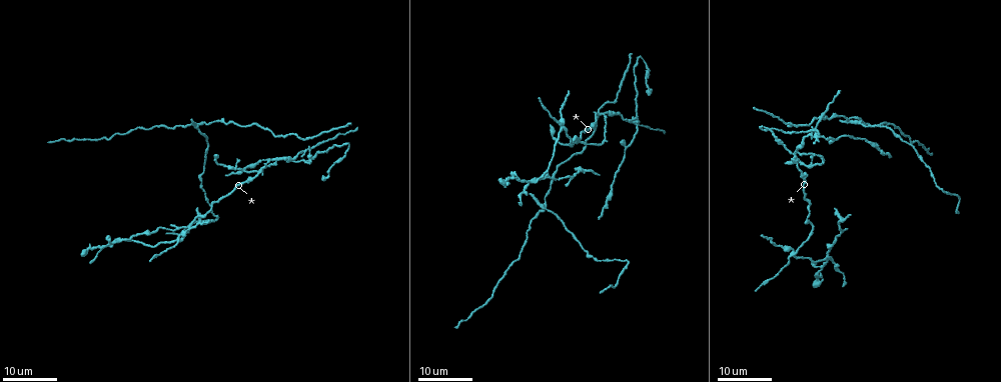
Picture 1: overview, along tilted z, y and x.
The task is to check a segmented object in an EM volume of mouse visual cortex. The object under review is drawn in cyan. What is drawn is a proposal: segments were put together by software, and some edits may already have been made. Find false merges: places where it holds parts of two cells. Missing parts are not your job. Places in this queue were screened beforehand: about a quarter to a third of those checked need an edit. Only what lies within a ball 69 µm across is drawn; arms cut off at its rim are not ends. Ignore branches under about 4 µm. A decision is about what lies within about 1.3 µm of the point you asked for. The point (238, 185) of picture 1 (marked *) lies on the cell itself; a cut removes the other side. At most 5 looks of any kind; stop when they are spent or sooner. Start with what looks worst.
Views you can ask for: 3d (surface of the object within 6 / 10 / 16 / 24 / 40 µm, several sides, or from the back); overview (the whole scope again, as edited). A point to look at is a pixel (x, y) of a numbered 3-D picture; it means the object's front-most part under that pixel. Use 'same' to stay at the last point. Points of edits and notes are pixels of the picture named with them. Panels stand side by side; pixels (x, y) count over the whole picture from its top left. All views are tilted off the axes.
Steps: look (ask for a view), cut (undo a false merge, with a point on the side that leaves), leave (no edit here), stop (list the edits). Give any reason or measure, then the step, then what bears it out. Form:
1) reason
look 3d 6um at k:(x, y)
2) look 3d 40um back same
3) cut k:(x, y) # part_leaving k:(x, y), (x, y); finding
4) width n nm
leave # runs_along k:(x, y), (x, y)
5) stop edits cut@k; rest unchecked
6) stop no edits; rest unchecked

looks like a crossing
look 3d 16um at 1:(559, 127)

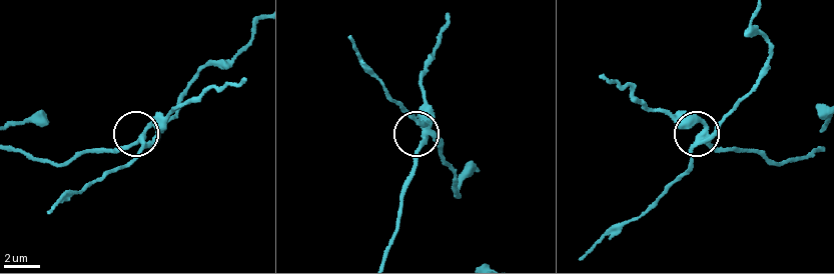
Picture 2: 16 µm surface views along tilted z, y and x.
look 3d 6um at 2:(143, 136)

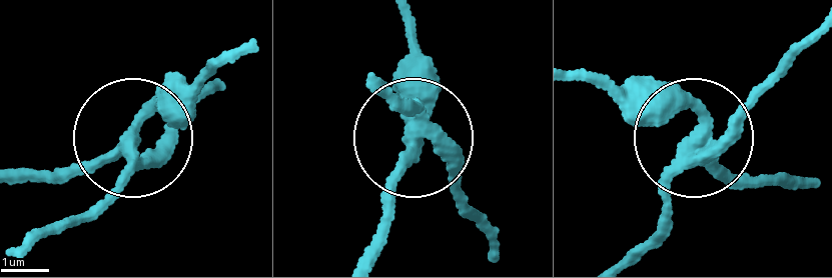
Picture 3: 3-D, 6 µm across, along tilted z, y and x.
side_arm 9 um
cut 3:(165, 88) # part_leaving 3:(701, 143), (745, 180), (808, 182); two cells meet here

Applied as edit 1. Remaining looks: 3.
arms part here
look 3d 16um at 1:(276, 159)

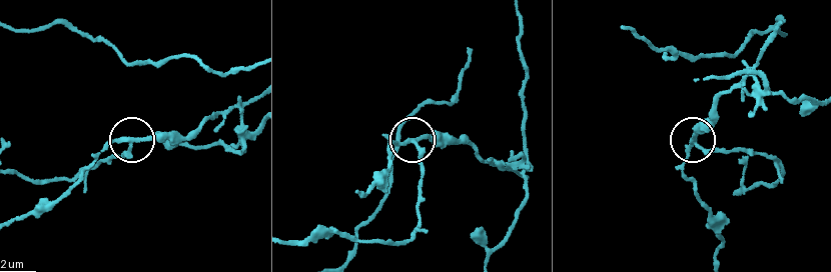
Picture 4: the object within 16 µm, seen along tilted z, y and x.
look 3d 6um at 4:(417, 144)

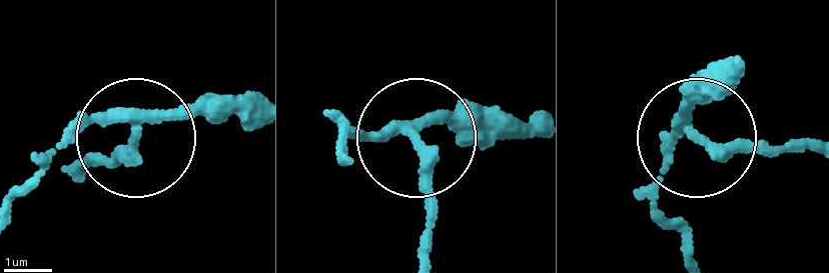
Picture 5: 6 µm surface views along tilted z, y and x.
width 230 nm
cut 5:(434, 196) # part_leaving 5:(413, 139), (425, 251); a second cell is stuck on

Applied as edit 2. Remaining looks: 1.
stop edits cut@3, cut@5; rest unchecked

